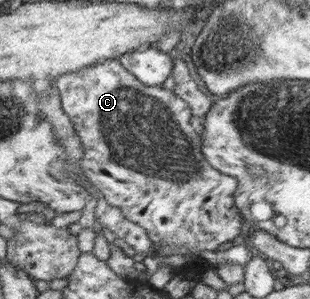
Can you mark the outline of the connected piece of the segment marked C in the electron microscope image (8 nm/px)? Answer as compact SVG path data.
M106 60L81 69L76 73L67 73L61 75L55 82L59 88L61 99L63 101L64 111L70 116L76 131L79 133L83 146L86 148L86 155L80 163L85 177L96 187L104 192L104 197L110 205L118 207L124 216L130 222L136 223L148 231L148 236L153 244L166 244L166 252L175 250L176 254L181 254L189 259L200 258L202 251L217 251L220 245L232 242L236 244L245 235L245 222L242 221L243 214L235 201L235 193L239 189L239 181L233 176L222 173L213 166L207 157L203 154L203 137L196 133L196 129L190 123L190 117L193 115L191 105L184 101L174 91L169 91L162 86L149 86L139 80L134 73L127 71L118 60Z

